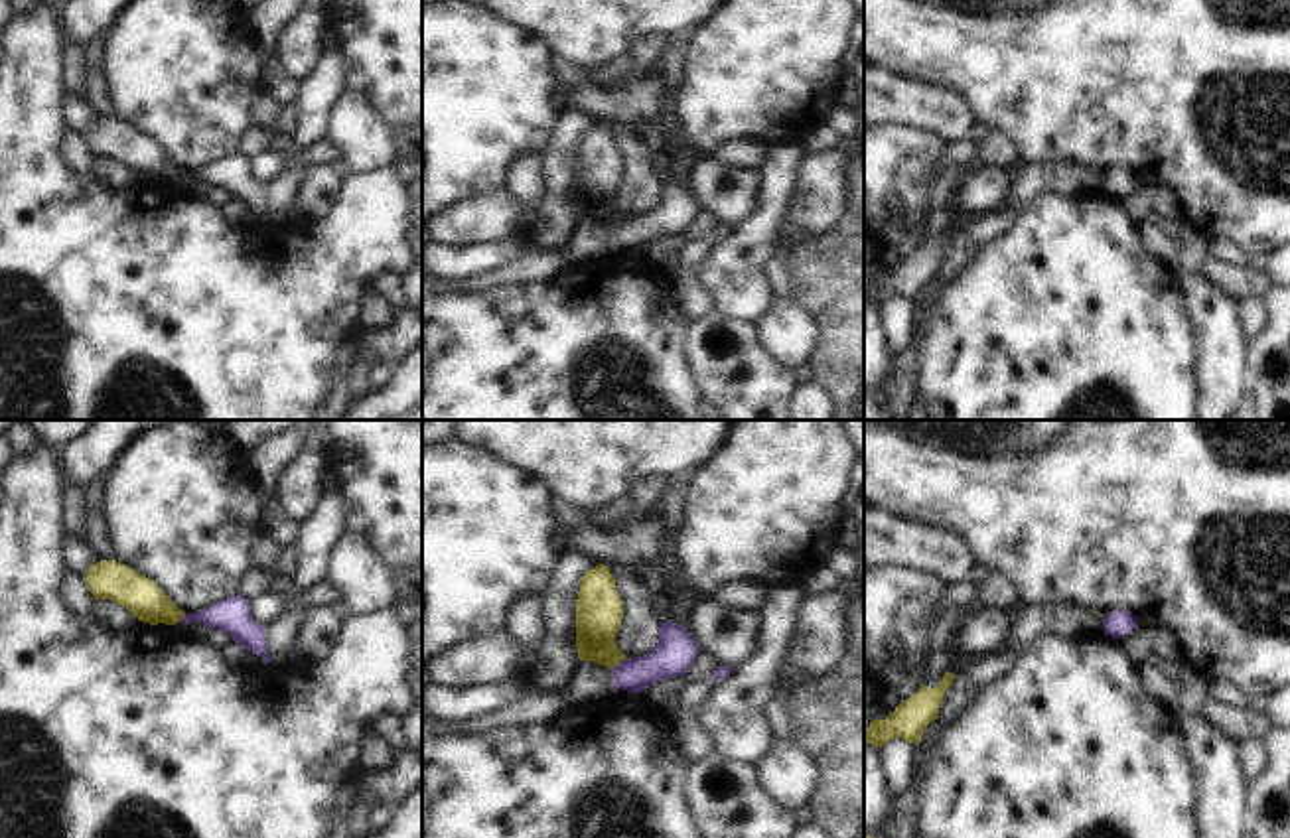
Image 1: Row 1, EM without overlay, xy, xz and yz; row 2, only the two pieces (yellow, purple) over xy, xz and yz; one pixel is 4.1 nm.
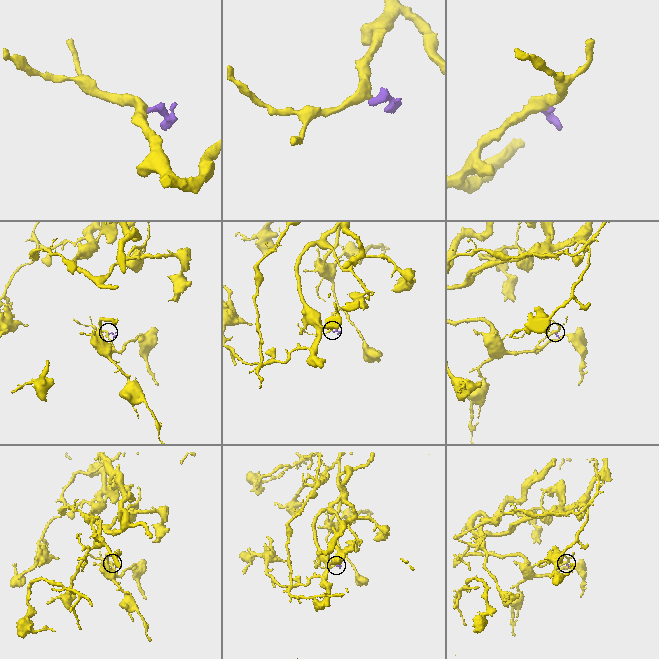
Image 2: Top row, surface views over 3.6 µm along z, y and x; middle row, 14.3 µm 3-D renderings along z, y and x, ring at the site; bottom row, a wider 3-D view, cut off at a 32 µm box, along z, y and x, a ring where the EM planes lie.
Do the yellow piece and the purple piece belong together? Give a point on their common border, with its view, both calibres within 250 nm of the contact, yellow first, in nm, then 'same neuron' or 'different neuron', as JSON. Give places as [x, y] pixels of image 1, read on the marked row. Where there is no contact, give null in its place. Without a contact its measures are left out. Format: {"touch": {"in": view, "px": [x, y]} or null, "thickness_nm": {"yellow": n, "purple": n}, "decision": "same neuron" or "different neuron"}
{"touch": {"in": "xz", "px": [618, 663]}, "thickness_nm": {"yellow": 190, "purple": 160}, "decision": "different neuron"}

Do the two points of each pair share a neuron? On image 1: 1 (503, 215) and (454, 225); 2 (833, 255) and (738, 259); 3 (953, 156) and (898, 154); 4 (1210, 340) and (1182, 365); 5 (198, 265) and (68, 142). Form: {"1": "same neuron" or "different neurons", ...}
{"1": "same neuron", "2": "different neurons", "3": "different neurons", "4": "different neurons", "5": "different neurons"}

